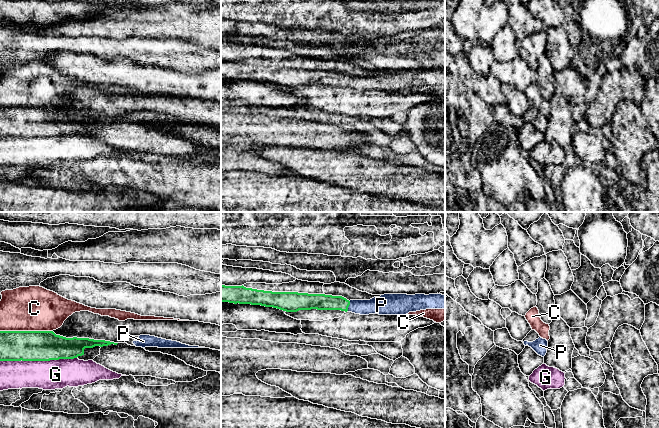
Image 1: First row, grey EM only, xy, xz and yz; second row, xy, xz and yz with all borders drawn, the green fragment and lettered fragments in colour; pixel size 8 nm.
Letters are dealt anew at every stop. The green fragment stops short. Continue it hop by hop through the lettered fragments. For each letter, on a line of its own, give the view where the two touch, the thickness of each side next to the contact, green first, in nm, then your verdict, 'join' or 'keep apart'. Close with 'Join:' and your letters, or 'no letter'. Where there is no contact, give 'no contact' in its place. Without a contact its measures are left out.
C: meets green in xy; 240 nm thick on the green side, 360 nm on the other; keep apart
G: meets green in xy; 240 nm thick on the green side, 240 nm on the other; keep apart
P: meets green in xz; 130 nm thick on the green side, 140 nm on the other; join
Join: P

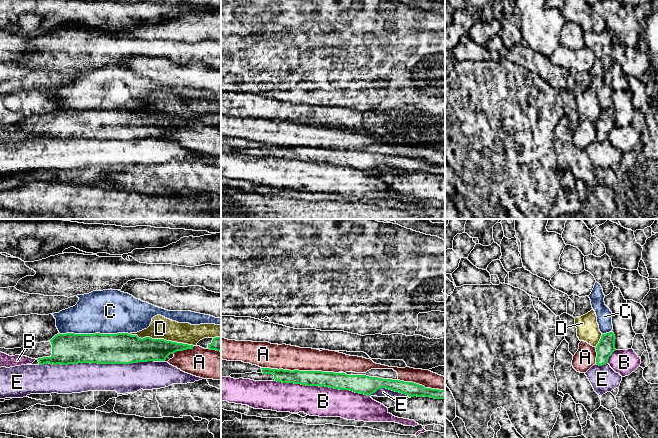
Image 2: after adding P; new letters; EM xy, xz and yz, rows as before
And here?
A: meets green in xz; 130 nm thick on the green side, 200 nm on the other; keep apart
B: meets green in xz; 140 nm thick on the green side, 240 nm on the other; keep apart
C: meets green in xy; 260 nm thick on the green side, 360 nm on the other; keep apart
D: meets green in xy; 220 nm thick on the green side, 180 nm on the other; keep apart
E: meets green in xy; 260 nm thick on the green side, 240 nm on the other; keep apart
Join: no letter

